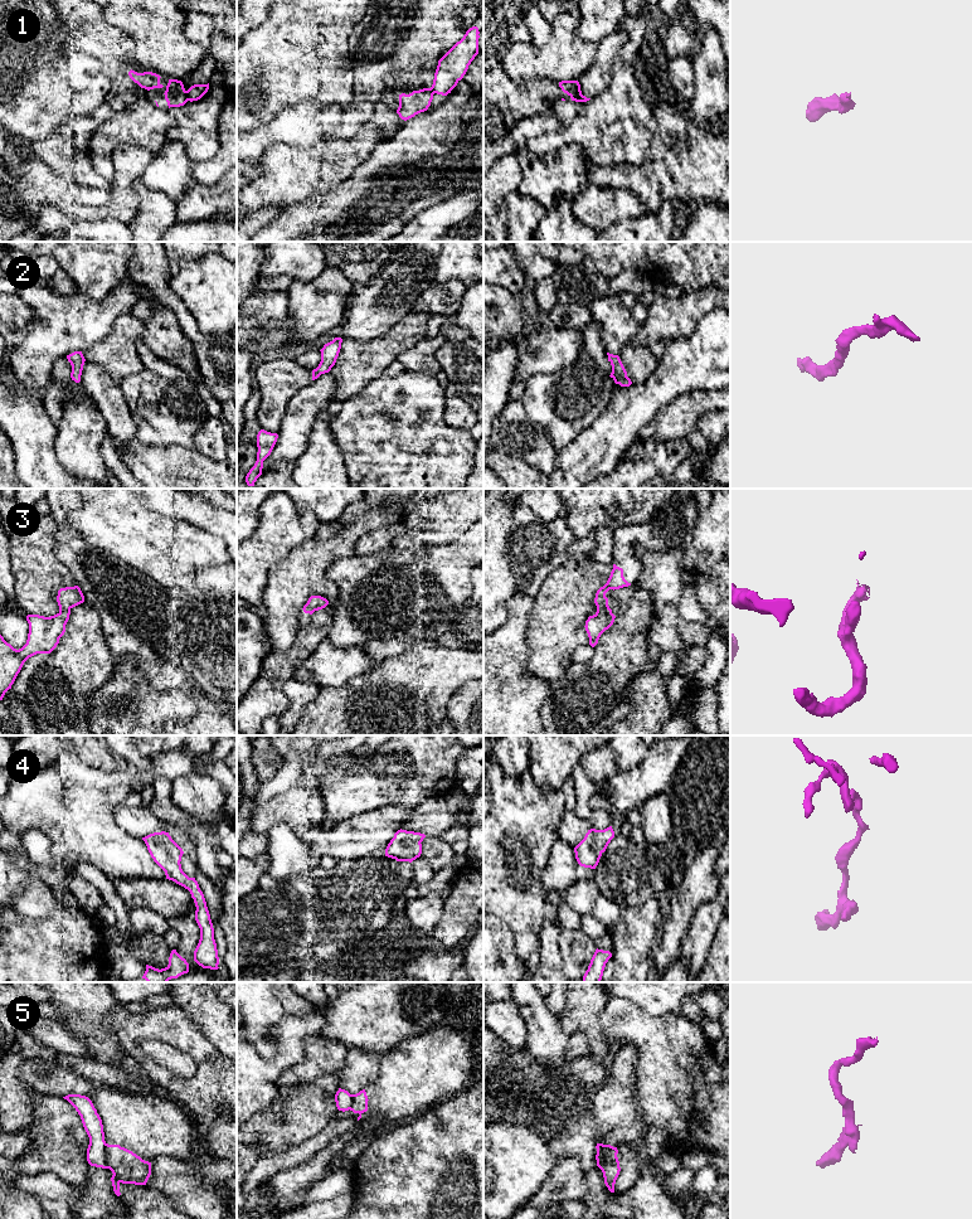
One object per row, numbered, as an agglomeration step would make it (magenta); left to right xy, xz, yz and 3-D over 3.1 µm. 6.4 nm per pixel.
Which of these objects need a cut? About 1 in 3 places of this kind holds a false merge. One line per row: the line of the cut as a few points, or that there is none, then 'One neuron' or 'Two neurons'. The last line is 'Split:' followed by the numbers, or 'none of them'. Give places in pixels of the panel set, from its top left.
1: Split along xy (185, 91), (188, 100). Two neurons
2: No split. One neuron
3: No split. One neuron
4: No split. One neuron
5: Split along xy (106, 1144), (106, 1165), (108, 1167). Two neurons
Split: 1, 5

